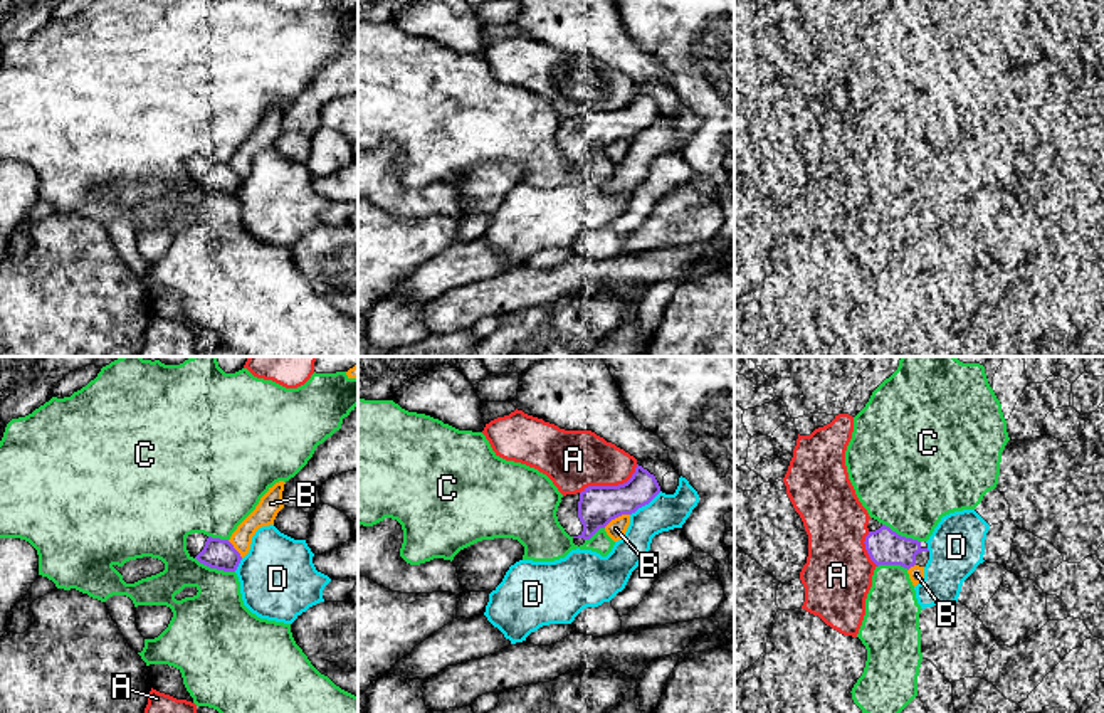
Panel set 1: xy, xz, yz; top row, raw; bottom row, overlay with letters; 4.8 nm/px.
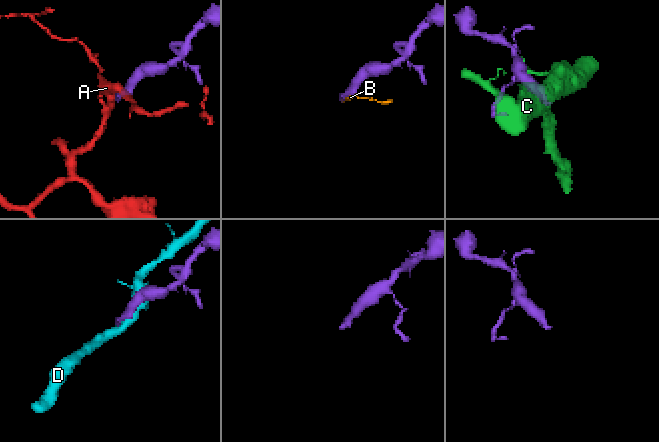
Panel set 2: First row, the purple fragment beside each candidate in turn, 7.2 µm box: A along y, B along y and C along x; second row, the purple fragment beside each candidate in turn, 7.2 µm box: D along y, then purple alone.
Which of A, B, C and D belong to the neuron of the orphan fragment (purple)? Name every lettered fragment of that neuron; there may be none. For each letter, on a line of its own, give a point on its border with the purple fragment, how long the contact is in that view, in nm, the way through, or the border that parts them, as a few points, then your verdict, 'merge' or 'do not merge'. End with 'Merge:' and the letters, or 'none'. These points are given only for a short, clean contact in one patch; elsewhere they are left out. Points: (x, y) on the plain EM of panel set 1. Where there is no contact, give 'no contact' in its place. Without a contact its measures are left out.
A: xz (610, 110) | 320 nm | do not merge
B: xz (615, 140) | 140 nm | do not merge
C: xy (215, 190) | 200 nm | do not merge
D: xz (646, 126) | 190 nm | along xz (661, 115), (630, 138) | do not merge
Merge: none

